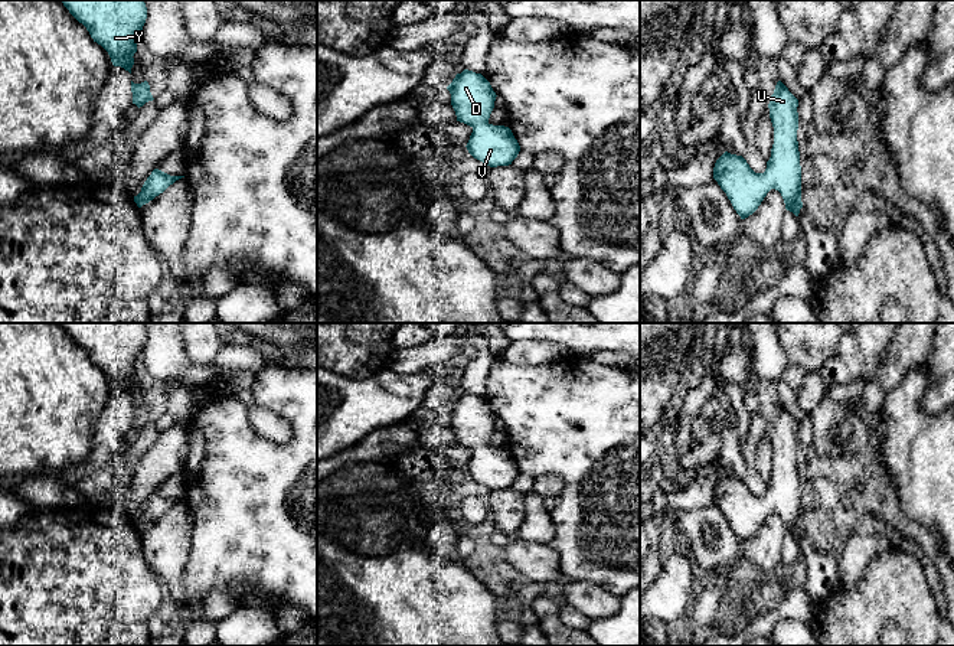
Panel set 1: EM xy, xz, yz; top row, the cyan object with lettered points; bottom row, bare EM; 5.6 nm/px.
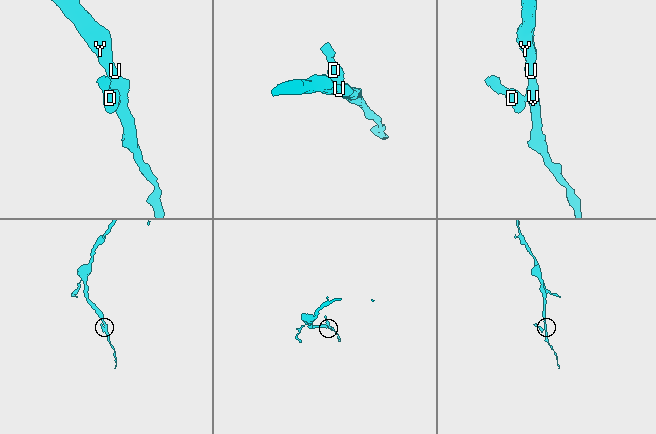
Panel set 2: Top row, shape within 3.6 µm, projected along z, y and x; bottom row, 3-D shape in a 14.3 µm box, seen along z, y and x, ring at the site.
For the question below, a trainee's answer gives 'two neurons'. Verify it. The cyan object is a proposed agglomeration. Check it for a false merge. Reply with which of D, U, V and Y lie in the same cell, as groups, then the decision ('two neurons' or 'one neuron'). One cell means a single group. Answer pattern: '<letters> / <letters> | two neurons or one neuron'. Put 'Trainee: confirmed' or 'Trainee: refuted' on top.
Trainee: refuted
D U V Y | one neuron

